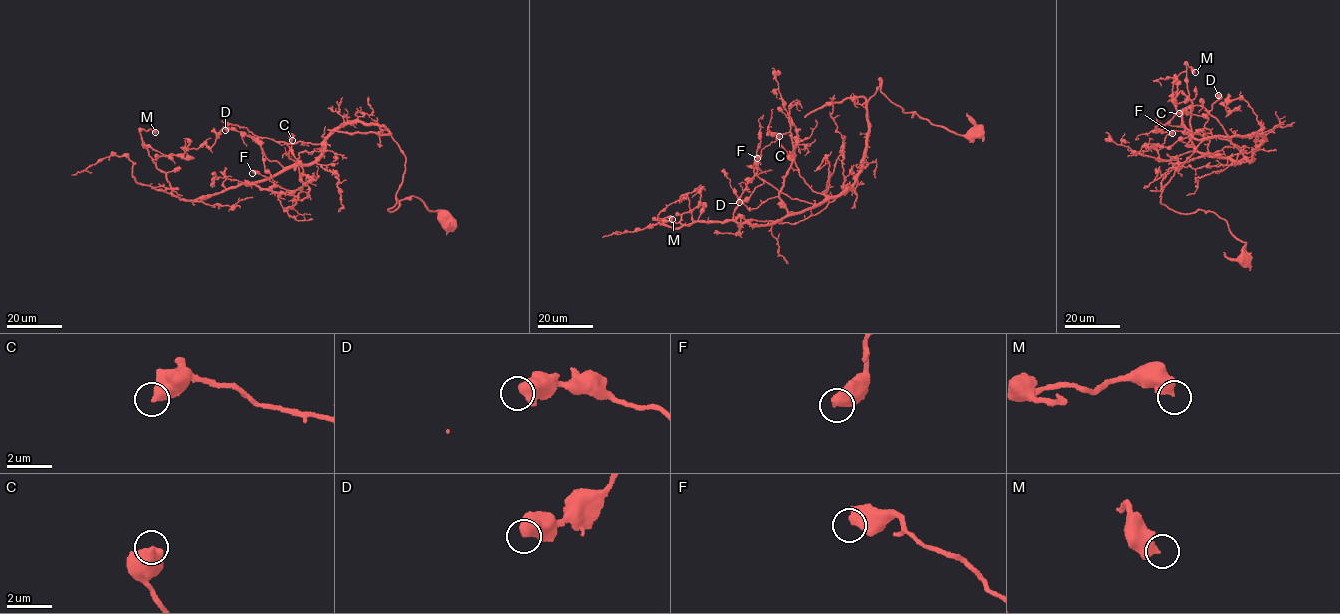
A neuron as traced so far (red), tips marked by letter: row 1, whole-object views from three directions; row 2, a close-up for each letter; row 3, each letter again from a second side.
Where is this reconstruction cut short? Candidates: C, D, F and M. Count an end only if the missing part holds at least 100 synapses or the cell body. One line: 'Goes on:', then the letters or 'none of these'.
Goes on: none of these

